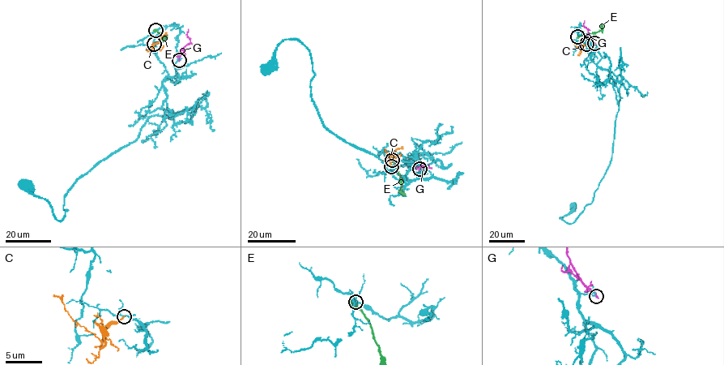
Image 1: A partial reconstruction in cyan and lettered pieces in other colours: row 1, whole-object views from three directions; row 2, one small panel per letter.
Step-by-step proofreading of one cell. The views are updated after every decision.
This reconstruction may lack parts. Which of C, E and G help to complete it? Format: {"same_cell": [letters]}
{"same_cell": []}

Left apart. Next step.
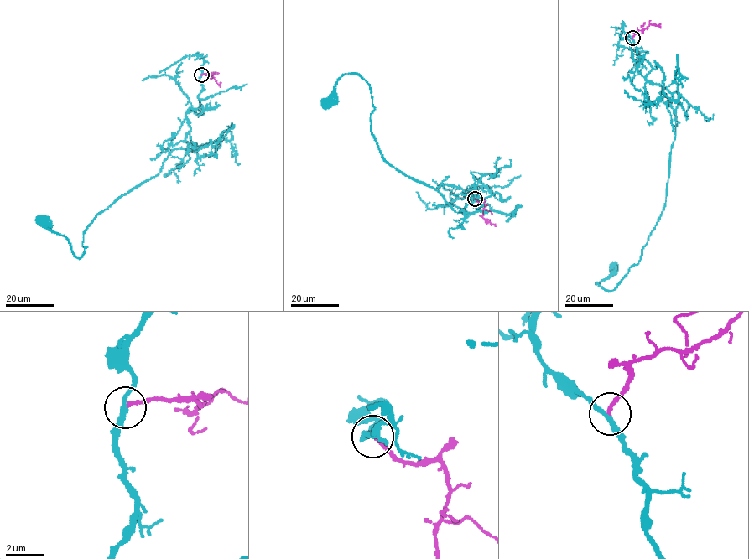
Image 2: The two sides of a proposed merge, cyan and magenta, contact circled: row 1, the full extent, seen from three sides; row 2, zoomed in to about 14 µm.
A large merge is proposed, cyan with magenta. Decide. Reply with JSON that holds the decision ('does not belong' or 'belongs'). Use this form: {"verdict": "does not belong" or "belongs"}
{"verdict": "belongs"}

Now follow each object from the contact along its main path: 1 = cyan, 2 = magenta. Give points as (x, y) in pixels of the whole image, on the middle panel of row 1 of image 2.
1: (475, 199), (464, 193), (467, 213), (456, 212), (385, 161), (362, 77), (342, 75), (326, 105)
2: (475, 199), (484, 204), (484, 219), (496, 225)

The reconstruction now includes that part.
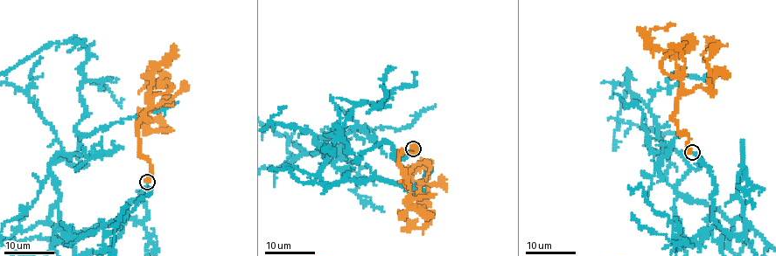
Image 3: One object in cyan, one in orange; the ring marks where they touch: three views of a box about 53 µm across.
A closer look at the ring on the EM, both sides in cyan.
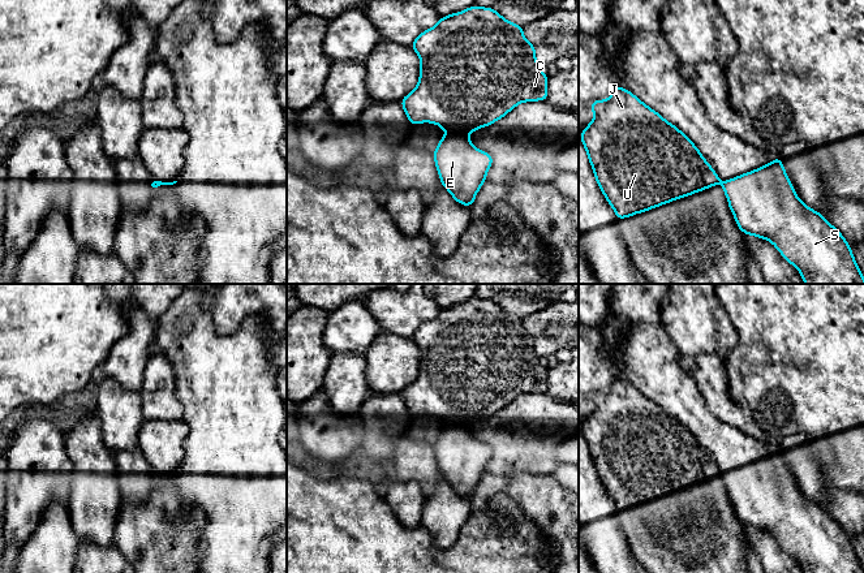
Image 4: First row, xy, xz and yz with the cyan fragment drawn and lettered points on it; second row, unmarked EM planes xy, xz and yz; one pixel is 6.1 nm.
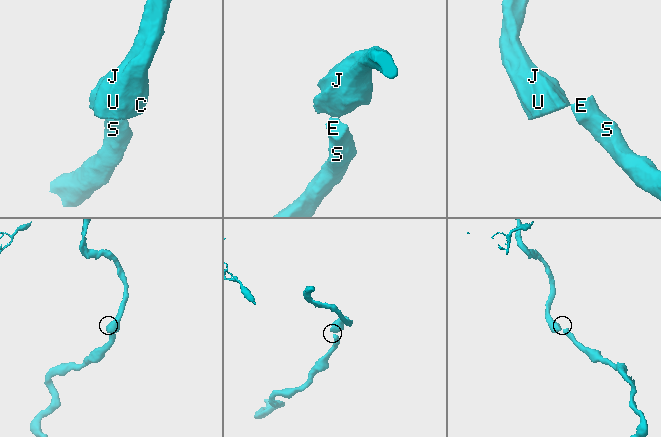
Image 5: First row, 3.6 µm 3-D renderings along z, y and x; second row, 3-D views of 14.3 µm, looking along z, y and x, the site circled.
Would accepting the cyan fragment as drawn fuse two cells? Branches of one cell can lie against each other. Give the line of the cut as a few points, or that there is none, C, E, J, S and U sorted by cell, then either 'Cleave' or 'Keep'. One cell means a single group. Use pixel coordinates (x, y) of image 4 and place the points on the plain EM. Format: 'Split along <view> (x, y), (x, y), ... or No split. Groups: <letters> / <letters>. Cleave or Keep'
Split along xz (460, 425), (467, 427). Groups: C J U / E S. Cleave

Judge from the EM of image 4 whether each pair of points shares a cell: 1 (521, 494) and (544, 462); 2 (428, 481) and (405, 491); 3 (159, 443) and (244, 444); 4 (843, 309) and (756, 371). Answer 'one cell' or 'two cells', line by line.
1: two cells
2: two cells
3: two cells
4: one cell

